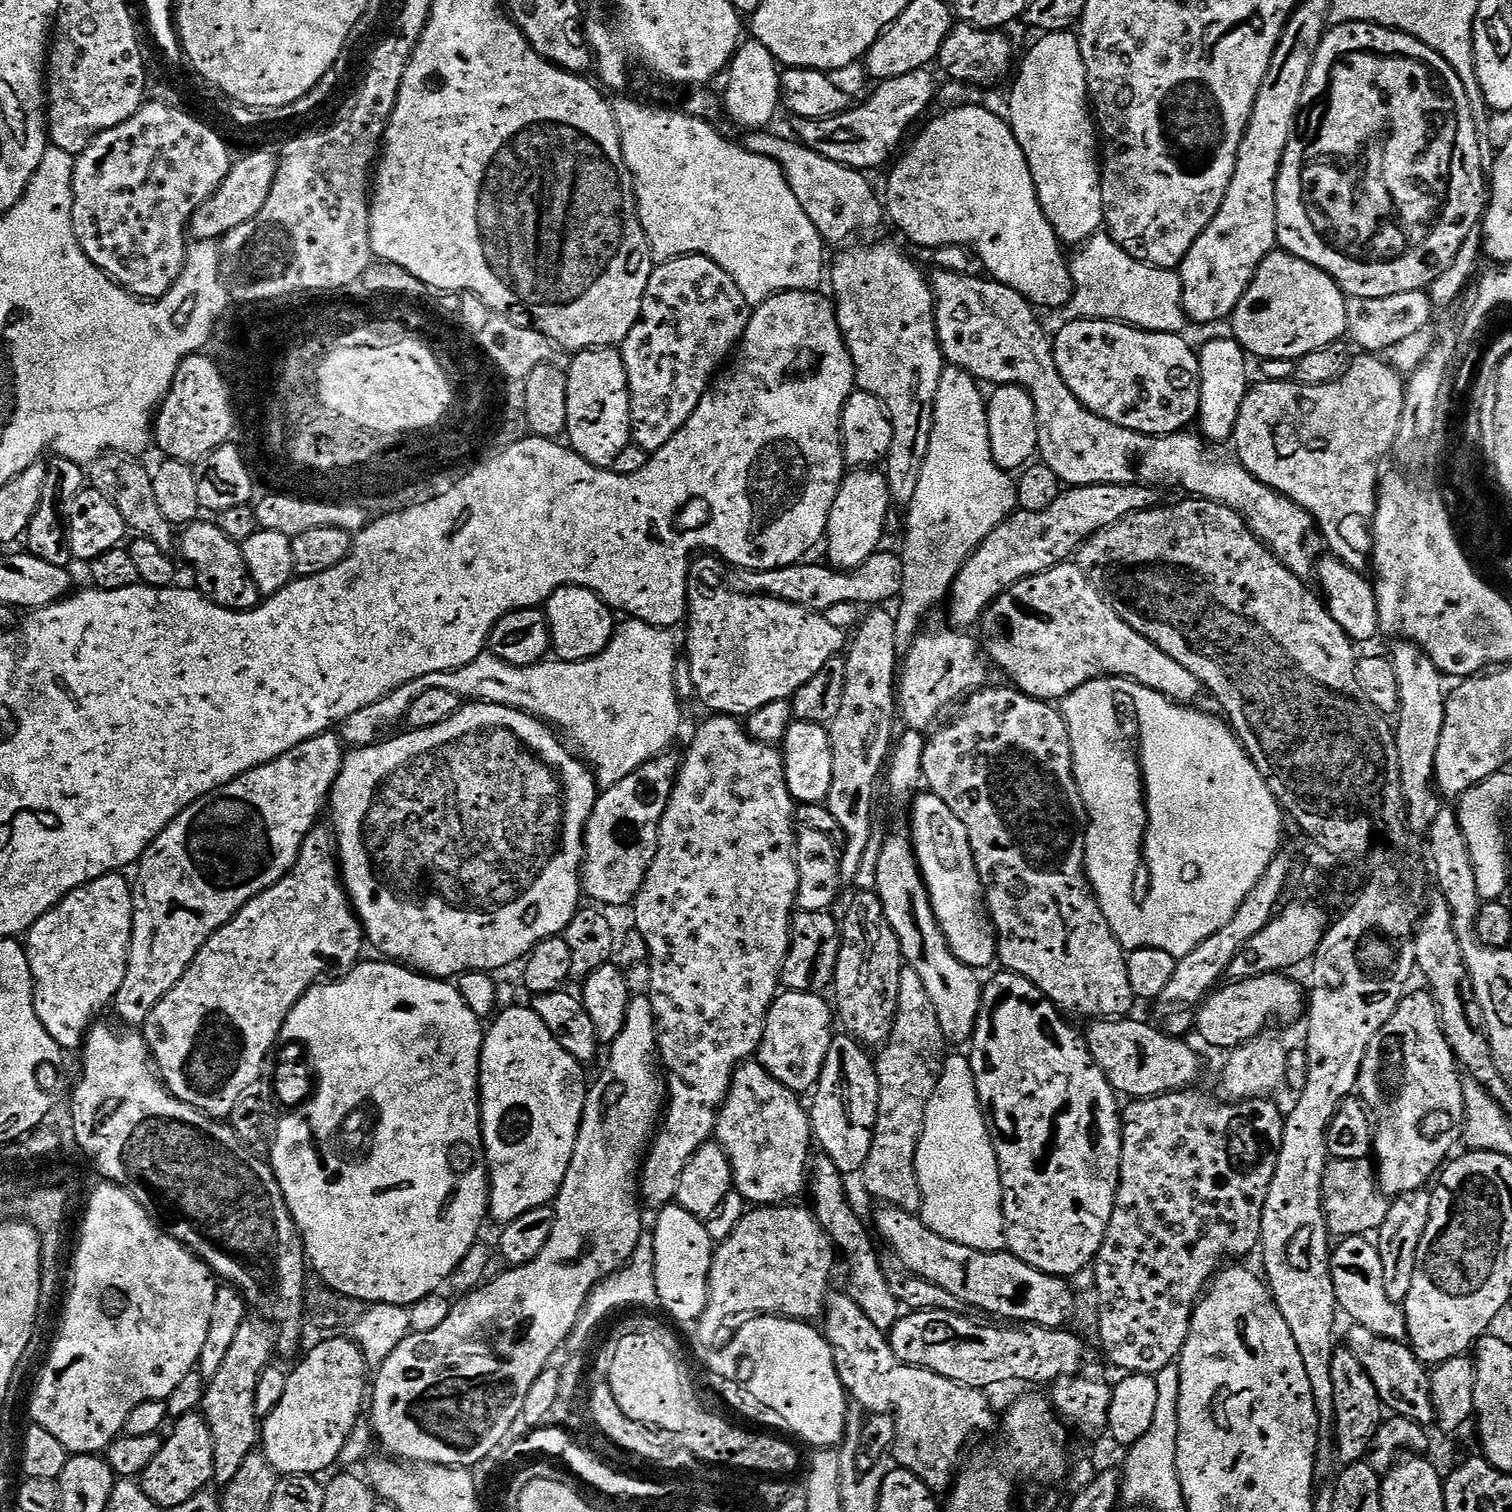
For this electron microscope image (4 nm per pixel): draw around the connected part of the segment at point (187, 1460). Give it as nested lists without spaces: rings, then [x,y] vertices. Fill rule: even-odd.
[[[193,1411],[177,1419],[172,1425],[174,1425],[172,1433],[166,1436],[162,1450],[158,1450],[154,1462],[150,1462],[150,1466],[146,1466],[146,1470],[141,1472],[138,1477],[138,1483],[146,1494],[146,1498],[150,1498],[160,1510],[171,1510],[174,1506],[182,1506],[182,1502],[190,1502],[190,1498],[205,1491],[213,1483],[214,1438],[210,1432],[208,1421],[199,1411]]]

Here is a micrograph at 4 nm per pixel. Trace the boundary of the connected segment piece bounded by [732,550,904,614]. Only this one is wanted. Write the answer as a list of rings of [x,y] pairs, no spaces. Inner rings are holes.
[[[878,550],[874,555],[862,562],[862,566],[837,570],[827,563],[808,564],[801,562],[785,568],[771,568],[761,572],[751,570],[733,571],[735,587],[745,594],[773,596],[779,600],[790,602],[794,606],[809,608],[811,612],[823,614],[830,606],[838,606],[838,602],[850,602],[861,606],[880,606],[884,600],[895,601],[902,590],[904,581],[904,561],[892,552]]]

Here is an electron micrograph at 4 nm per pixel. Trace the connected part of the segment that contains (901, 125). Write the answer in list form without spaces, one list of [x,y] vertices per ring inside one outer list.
[[[919,68],[910,74],[902,74],[902,78],[879,81],[876,89],[872,88],[863,99],[834,118],[796,120],[795,139],[847,168],[869,170],[880,168],[884,163],[887,165],[893,159],[892,151],[905,143],[908,127],[931,106],[932,100],[934,104],[937,99],[938,83],[930,73],[928,68]]]

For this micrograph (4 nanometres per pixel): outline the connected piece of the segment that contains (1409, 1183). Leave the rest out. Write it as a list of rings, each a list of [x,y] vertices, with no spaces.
[[[1427,990],[1409,991],[1394,1010],[1390,1022],[1386,1022],[1386,1026],[1370,1038],[1356,1083],[1359,1099],[1364,1101],[1375,1124],[1372,1150],[1376,1174],[1385,1196],[1395,1198],[1407,1192],[1421,1191],[1427,1185],[1424,1183],[1428,1179],[1431,1181],[1441,1171],[1445,1161],[1457,1151],[1456,1143],[1461,1143],[1464,1131],[1466,1095],[1465,1081],[1462,1076],[1460,1081],[1459,1075],[1456,1056],[1444,1037],[1432,993]]]

